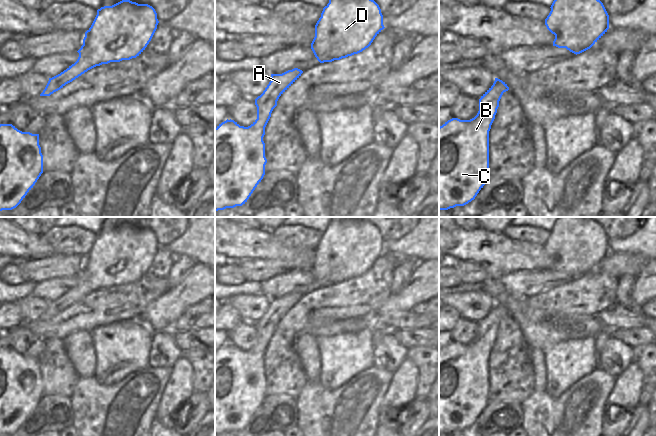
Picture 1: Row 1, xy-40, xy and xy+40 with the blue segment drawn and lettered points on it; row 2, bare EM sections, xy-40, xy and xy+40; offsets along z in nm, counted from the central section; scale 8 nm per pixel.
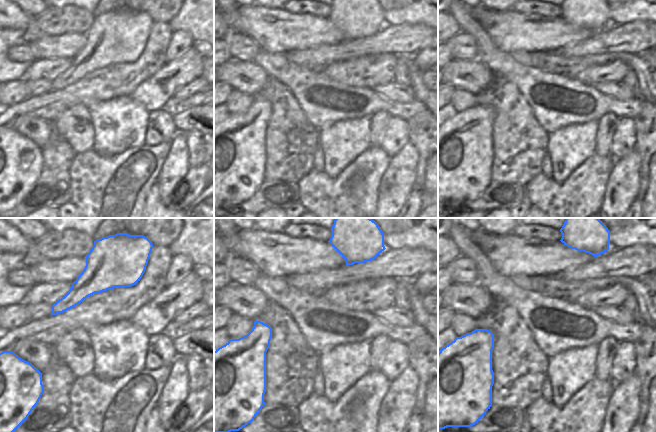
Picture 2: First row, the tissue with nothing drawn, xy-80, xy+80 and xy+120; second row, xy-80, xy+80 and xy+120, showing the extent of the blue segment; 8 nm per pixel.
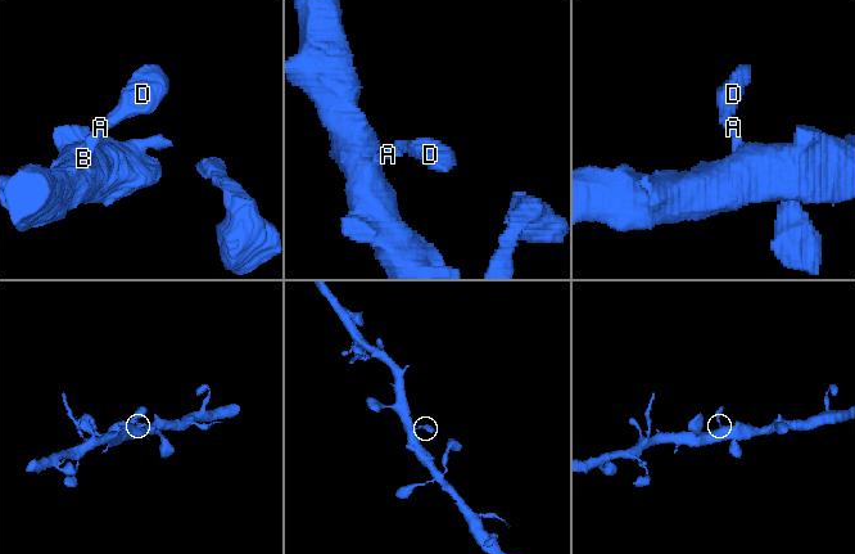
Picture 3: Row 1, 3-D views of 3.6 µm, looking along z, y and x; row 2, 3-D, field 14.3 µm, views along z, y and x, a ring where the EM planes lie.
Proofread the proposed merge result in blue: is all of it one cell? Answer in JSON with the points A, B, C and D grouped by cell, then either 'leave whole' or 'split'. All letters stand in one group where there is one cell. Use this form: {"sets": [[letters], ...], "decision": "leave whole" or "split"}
{"sets": [["A", "B", "C", "D"]], "decision": "leave whole"}

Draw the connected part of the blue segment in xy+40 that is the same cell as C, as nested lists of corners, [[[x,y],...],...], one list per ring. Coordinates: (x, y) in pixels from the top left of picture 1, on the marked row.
[[[495,78],[493,85],[479,99],[479,111],[470,120],[452,118],[439,127],[439,211],[464,206],[475,199],[489,179],[489,131],[495,119],[499,101],[509,87]]]

